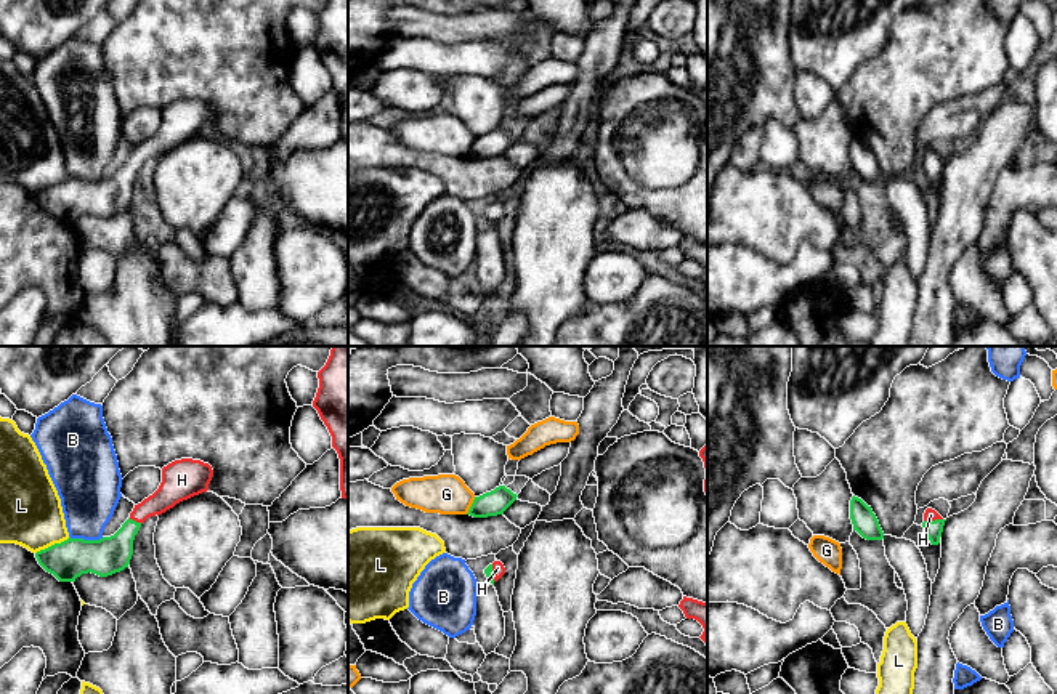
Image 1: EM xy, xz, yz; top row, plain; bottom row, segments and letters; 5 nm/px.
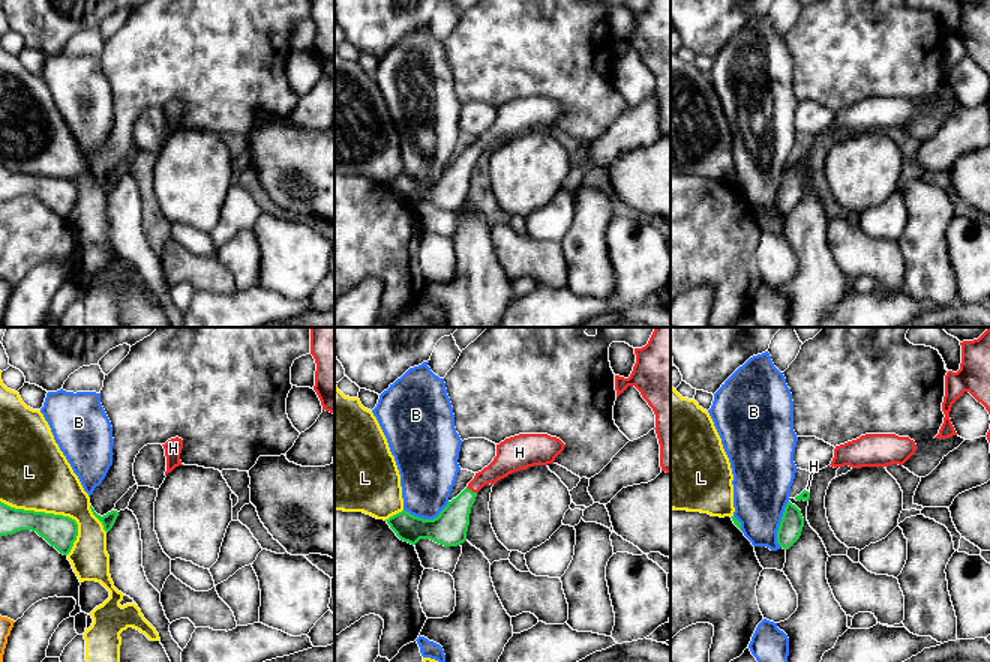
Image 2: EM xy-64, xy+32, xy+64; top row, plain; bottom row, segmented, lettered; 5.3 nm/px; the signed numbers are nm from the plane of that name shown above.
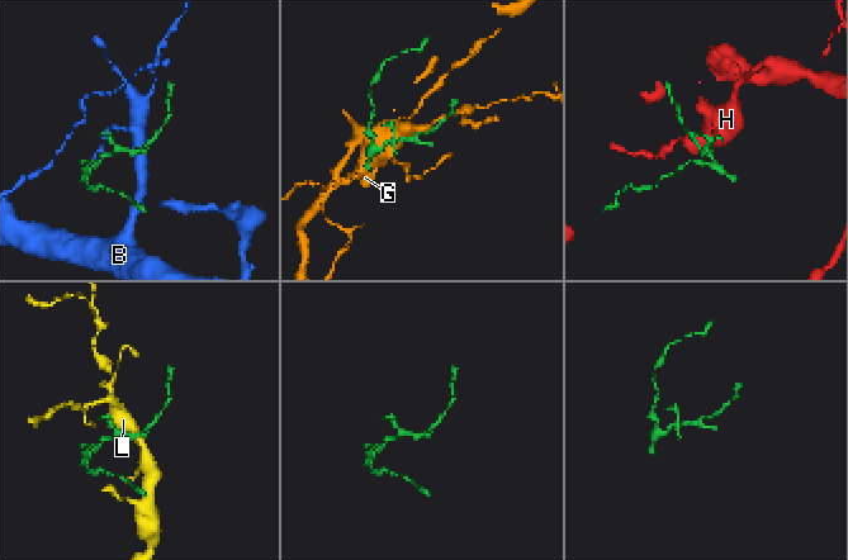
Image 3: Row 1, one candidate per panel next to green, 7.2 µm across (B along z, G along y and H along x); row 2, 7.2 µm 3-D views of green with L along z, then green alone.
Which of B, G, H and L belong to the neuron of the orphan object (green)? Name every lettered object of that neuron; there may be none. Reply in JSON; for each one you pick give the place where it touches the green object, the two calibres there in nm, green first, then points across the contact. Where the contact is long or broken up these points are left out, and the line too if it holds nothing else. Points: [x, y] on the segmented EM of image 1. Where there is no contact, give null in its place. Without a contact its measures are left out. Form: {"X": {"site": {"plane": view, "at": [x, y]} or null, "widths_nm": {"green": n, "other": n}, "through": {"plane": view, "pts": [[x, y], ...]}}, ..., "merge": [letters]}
{"H": {"site": {"plane": "yz", "at": [932, 521]}, "widths_nm": {"green": 90, "other": 60}, "through": {"plane": "yz", "pts": [[932, 529], [932, 521], [931, 515]]}}, "merge": ["H"]}

